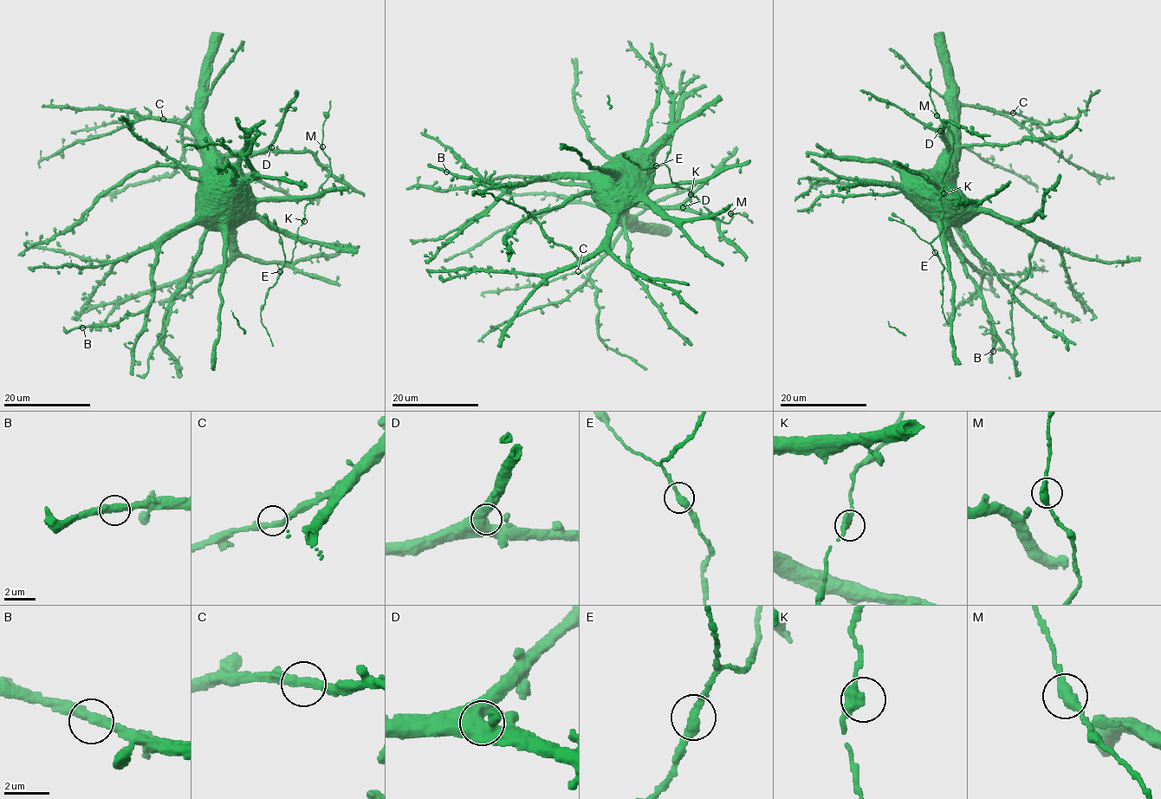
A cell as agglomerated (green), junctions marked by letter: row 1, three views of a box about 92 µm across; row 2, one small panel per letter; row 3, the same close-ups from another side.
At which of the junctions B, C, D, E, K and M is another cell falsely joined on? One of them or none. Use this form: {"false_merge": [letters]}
{"false_merge": []}

